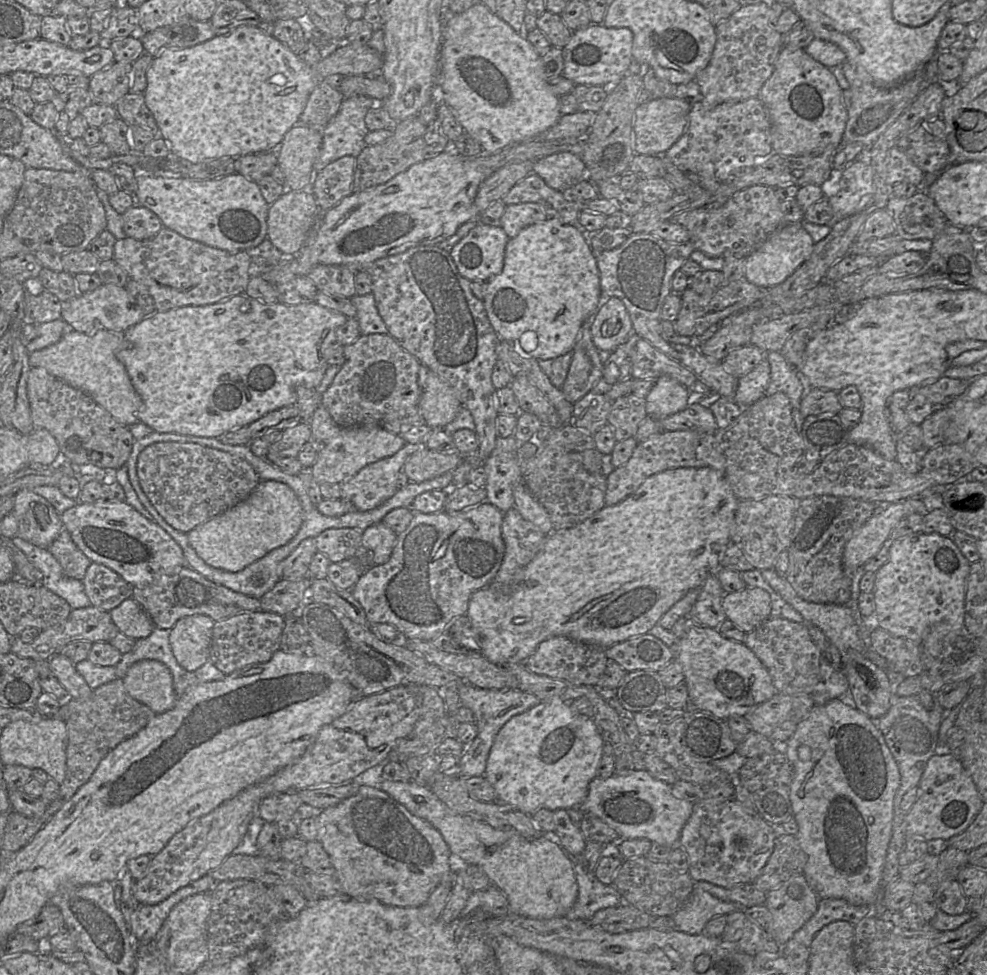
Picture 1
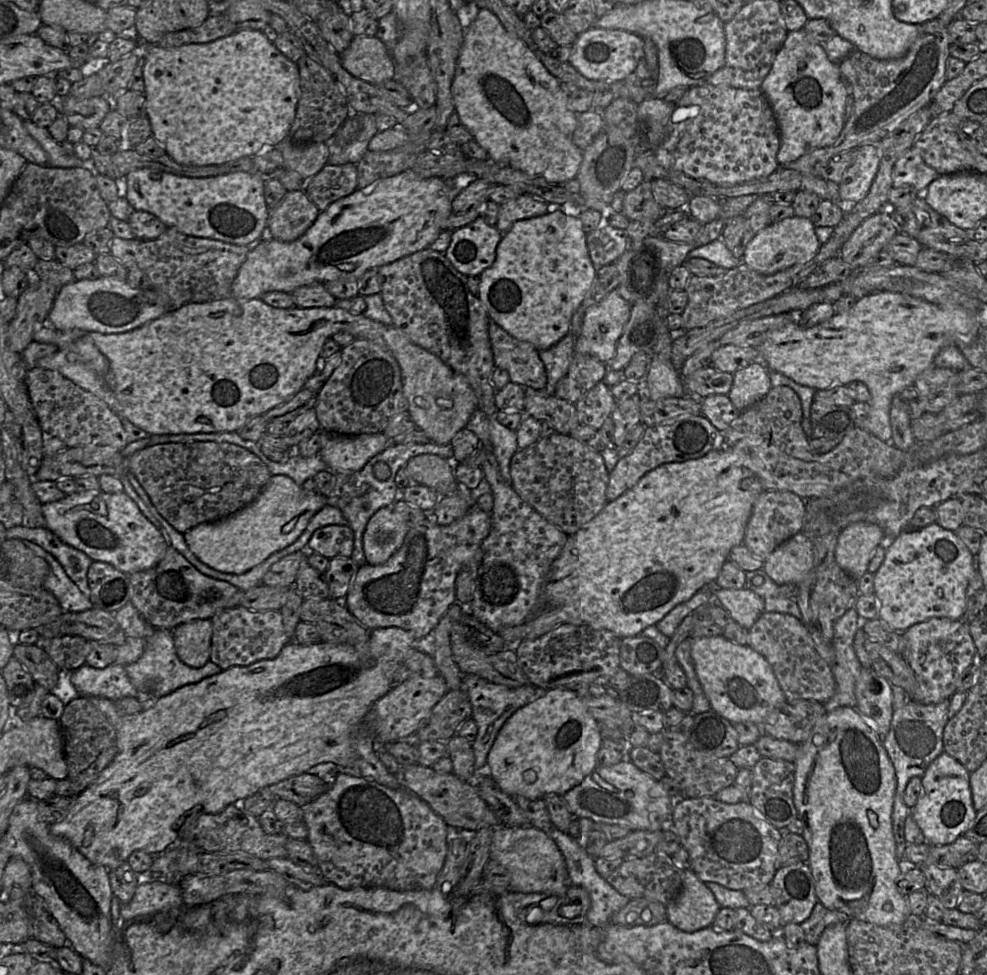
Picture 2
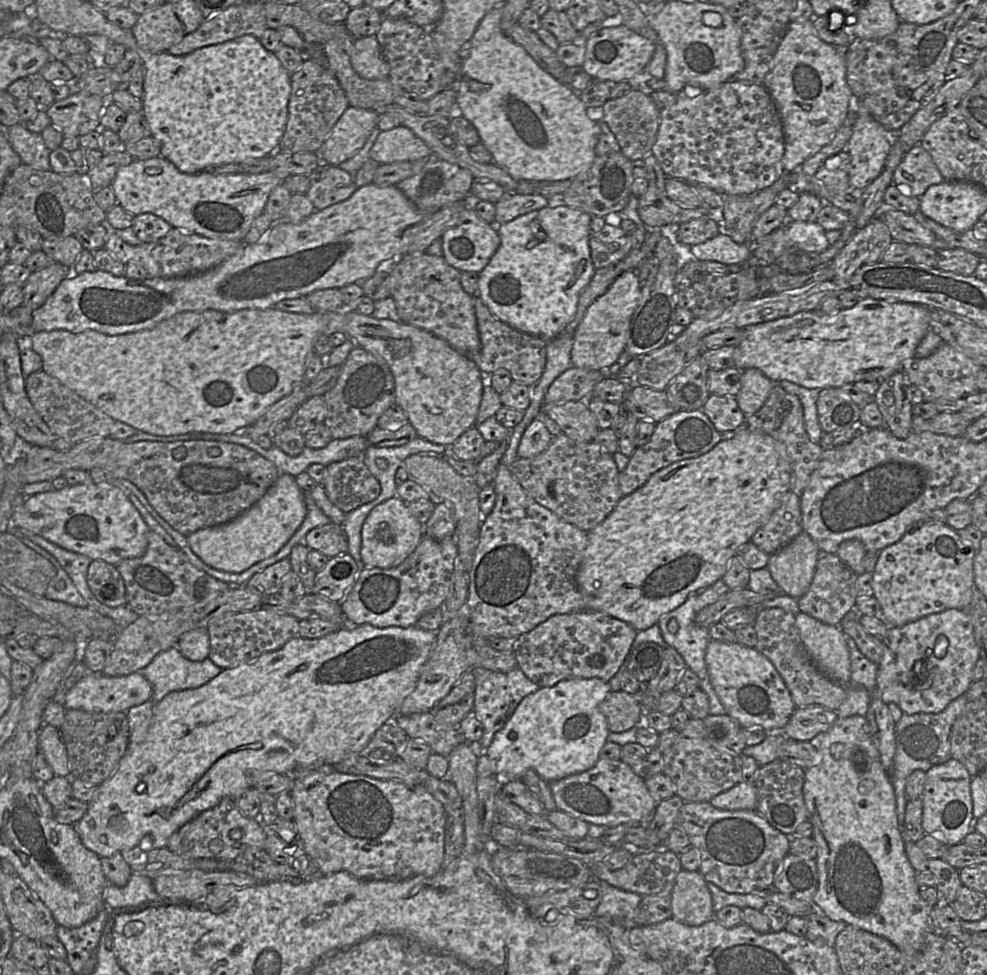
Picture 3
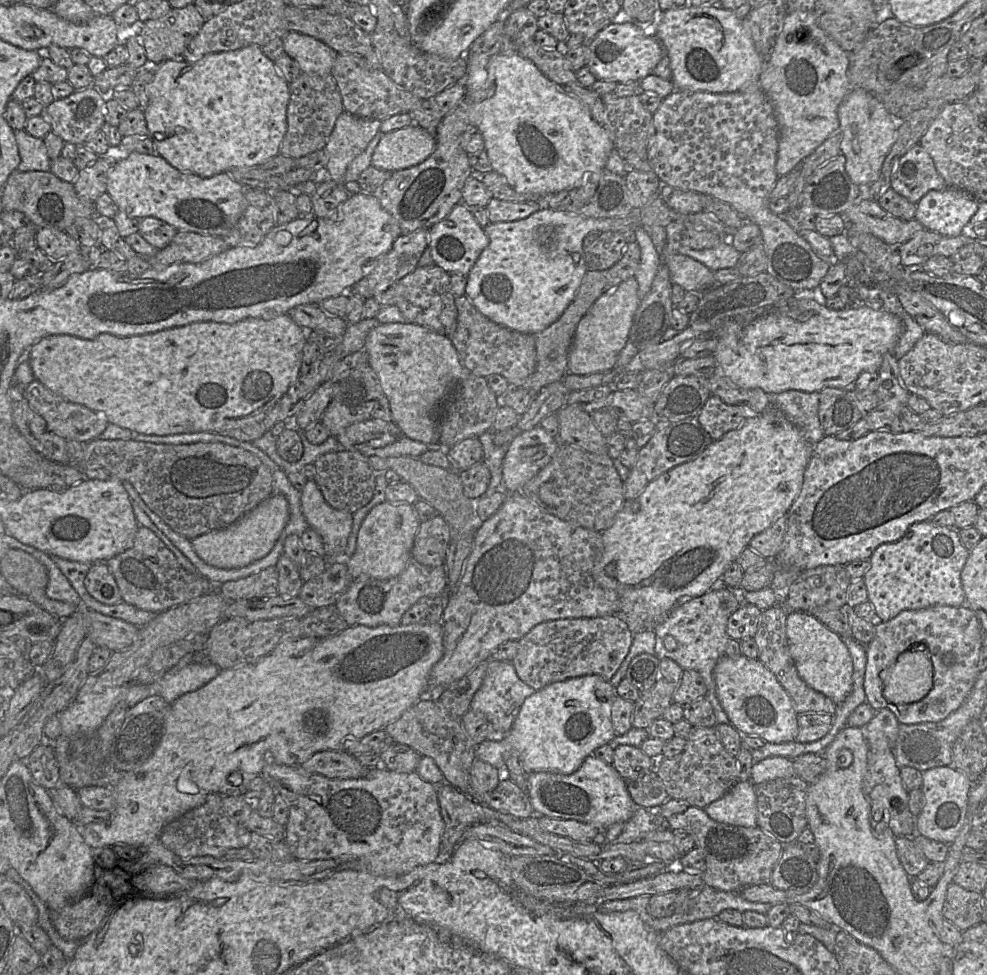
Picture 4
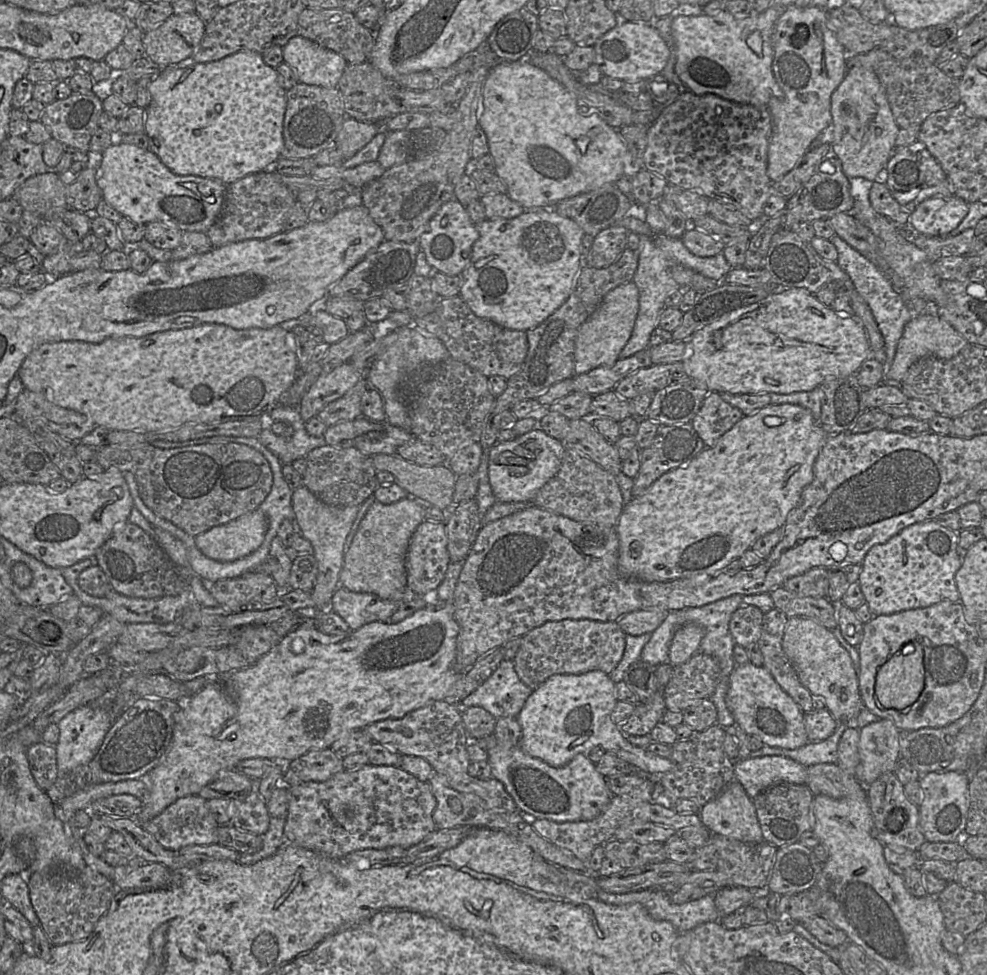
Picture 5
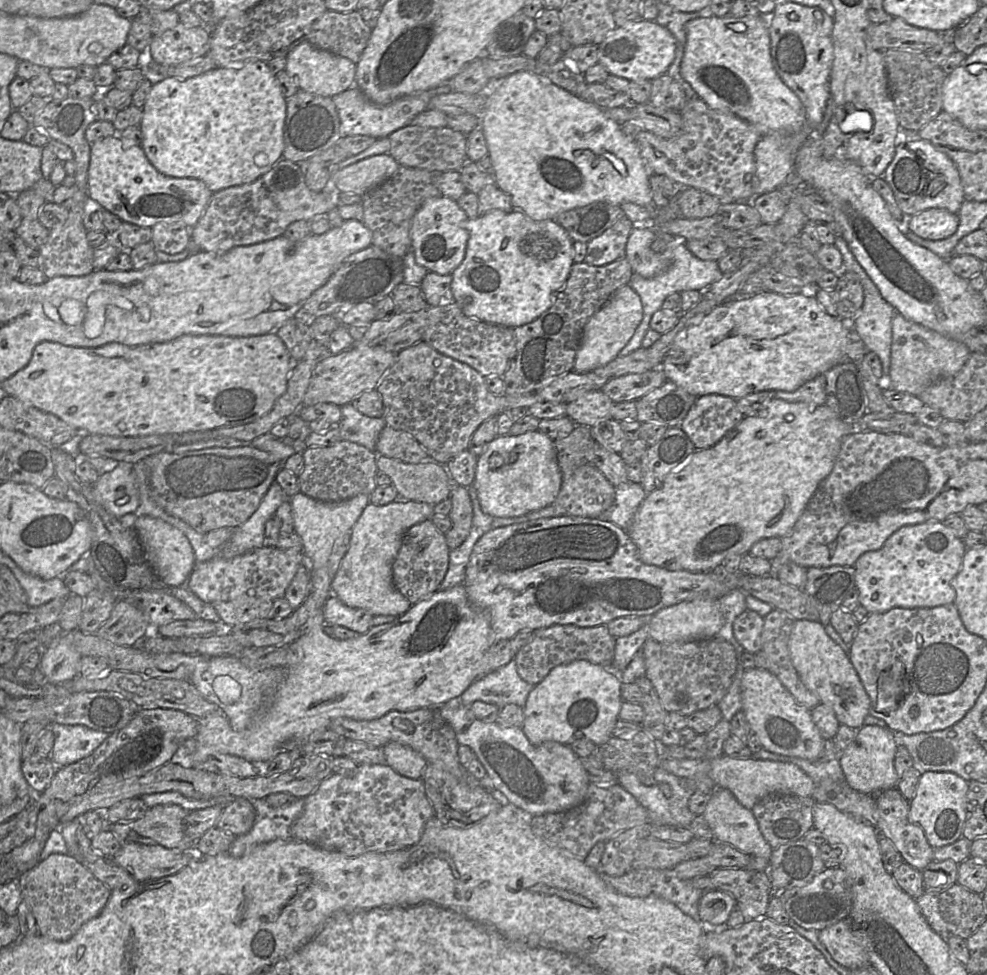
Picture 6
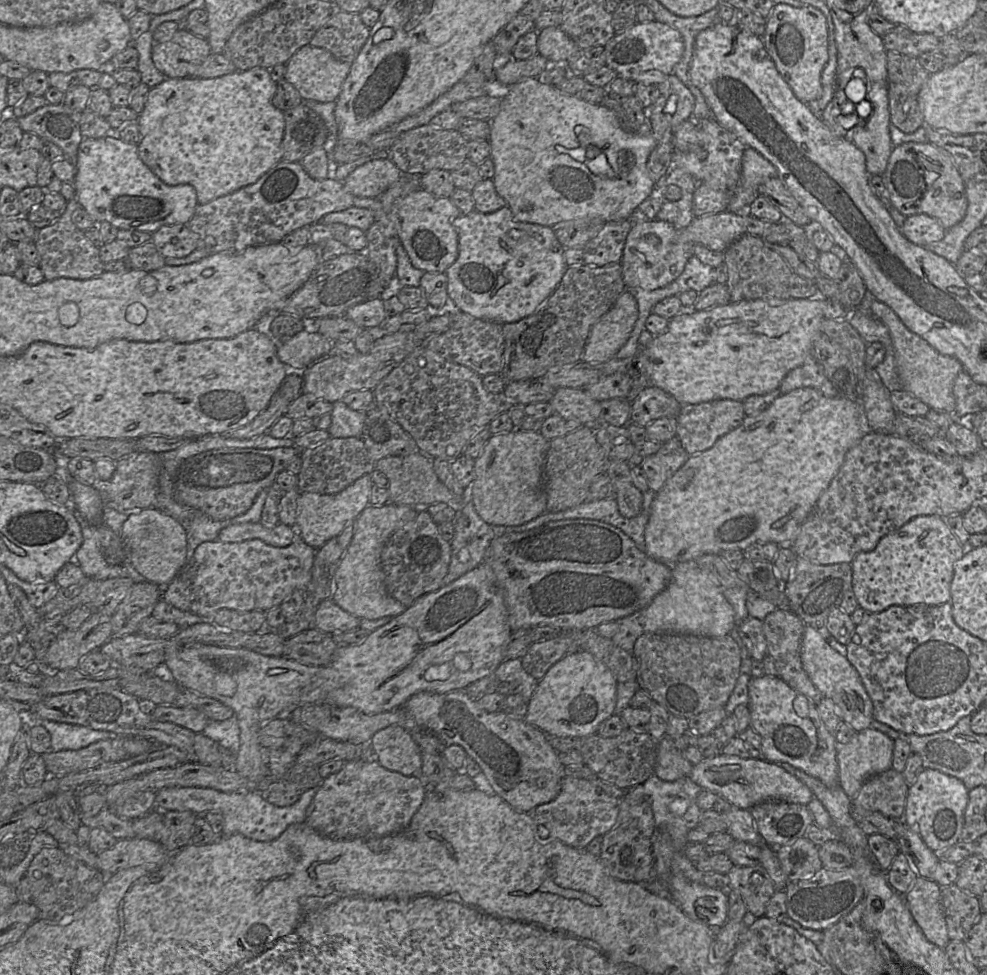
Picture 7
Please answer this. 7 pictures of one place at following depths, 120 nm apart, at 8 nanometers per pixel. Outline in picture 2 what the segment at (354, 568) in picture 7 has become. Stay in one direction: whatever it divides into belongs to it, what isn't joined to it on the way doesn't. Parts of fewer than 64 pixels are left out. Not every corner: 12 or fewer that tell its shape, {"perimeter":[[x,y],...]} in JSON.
{"perimeter":[[392,507],[378,509],[363,533],[366,562],[381,565],[410,527]]}

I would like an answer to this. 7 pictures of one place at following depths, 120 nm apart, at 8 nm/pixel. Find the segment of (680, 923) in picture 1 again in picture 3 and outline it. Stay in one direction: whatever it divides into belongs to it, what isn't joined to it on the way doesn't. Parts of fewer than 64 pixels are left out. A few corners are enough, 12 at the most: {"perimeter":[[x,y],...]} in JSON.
{"perimeter":[[682,870],[669,895],[674,920],[714,918],[699,871]]}

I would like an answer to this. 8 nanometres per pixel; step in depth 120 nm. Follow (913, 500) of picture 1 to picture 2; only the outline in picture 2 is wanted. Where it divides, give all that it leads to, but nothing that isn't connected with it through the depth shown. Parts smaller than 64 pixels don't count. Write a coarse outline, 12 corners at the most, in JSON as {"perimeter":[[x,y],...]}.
{"perimeter":[[850,524],[836,563],[858,582],[883,538],[876,524]]}

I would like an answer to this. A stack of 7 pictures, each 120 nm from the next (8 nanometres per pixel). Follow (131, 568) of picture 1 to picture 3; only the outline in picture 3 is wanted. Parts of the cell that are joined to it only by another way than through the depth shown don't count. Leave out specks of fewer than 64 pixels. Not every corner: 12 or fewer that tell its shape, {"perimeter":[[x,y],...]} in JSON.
{"perimeter":[[119,486],[26,496],[11,524],[114,566],[150,528]]}

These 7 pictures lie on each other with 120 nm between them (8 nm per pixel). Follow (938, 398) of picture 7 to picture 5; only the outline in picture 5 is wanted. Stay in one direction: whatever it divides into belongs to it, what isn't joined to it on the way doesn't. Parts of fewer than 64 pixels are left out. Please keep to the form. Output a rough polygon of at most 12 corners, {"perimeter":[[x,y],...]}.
{"perimeter":[[937,314],[904,327],[884,384],[923,357],[948,360],[967,340]]}

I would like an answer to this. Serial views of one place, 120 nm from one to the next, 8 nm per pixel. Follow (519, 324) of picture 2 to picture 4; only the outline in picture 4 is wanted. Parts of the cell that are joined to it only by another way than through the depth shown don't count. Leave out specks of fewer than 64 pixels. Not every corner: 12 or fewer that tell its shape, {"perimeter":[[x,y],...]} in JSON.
{"perimeter":[[545,208],[489,223],[465,295],[529,335],[588,270],[592,230],[640,225]]}

